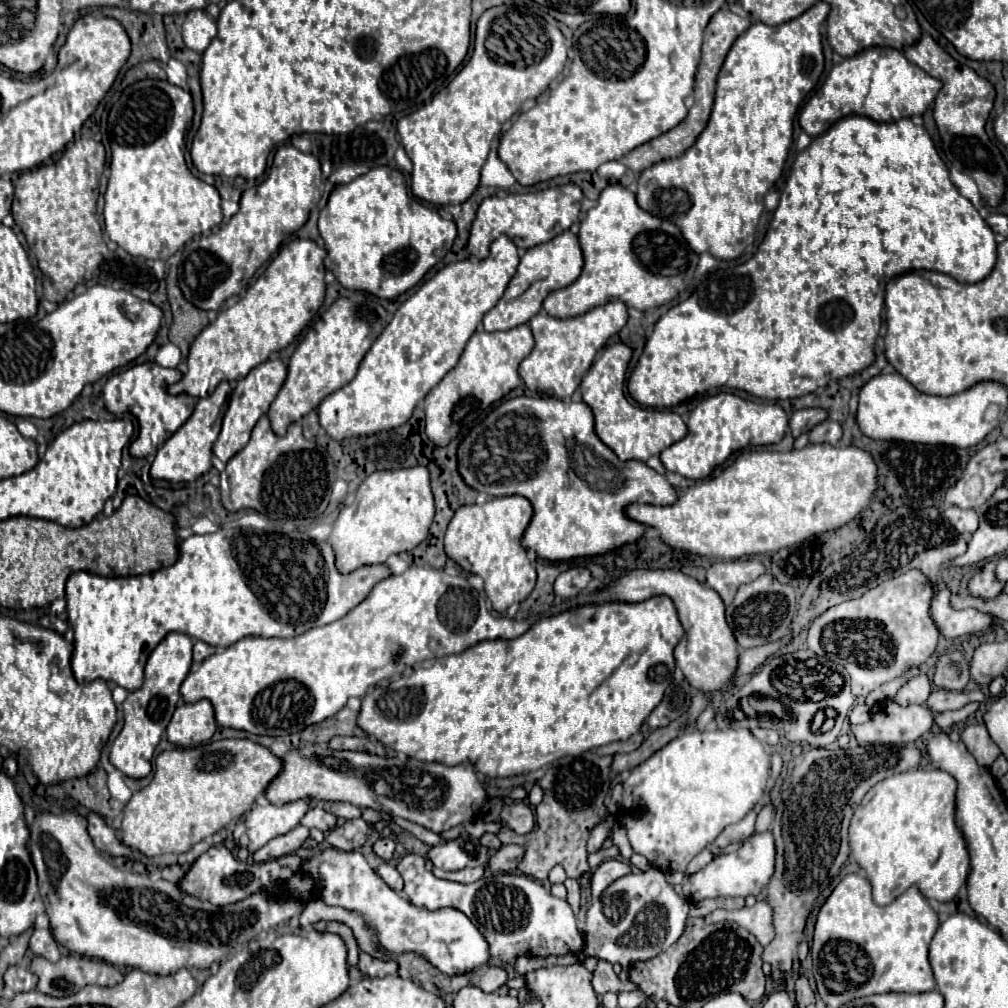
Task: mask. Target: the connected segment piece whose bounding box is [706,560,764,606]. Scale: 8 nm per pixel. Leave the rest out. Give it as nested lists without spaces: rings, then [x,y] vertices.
[[[732,560],[716,562],[708,568],[708,586],[720,594],[726,606],[732,604],[738,586],[756,580],[764,574],[764,564],[760,560]]]

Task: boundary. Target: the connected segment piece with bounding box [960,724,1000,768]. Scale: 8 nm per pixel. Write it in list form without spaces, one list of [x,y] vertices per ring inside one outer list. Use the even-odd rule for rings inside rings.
[[[970,724],[960,734],[960,740],[966,744],[968,752],[976,758],[976,762],[984,768],[990,768],[992,762],[998,758],[1000,748],[992,742],[988,732],[984,732],[982,724]]]

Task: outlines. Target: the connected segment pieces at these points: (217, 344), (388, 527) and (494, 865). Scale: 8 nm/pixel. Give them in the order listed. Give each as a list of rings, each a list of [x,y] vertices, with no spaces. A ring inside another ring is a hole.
[[[298,238],[286,244],[268,264],[266,272],[248,288],[246,296],[222,310],[216,322],[208,324],[196,336],[188,354],[188,372],[180,382],[168,386],[168,392],[204,398],[222,380],[242,380],[252,368],[286,348],[314,320],[324,304],[324,258],[326,250],[314,240]]]
[[[426,466],[372,472],[356,490],[356,500],[344,506],[328,542],[336,552],[336,568],[350,574],[364,564],[384,564],[390,554],[412,550],[428,538],[434,518],[434,498]]]
[[[508,844],[508,846],[502,846],[500,850],[496,850],[490,860],[488,860],[488,868],[492,872],[514,872],[520,858],[522,858],[522,852],[524,848],[522,846],[516,846],[516,844]]]

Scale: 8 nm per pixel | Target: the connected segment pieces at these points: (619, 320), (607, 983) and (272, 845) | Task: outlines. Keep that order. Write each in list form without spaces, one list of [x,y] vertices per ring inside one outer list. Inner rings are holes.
[[[608,302],[604,306],[588,310],[582,316],[566,319],[554,318],[542,309],[530,320],[530,330],[536,344],[532,352],[520,362],[520,378],[532,392],[548,392],[562,400],[570,398],[578,388],[582,376],[594,362],[596,352],[606,344],[608,338],[618,334],[626,322],[628,310],[622,302]]]
[[[598,960],[598,966],[594,970],[594,980],[592,980],[594,992],[596,994],[606,994],[606,992],[632,991],[636,986],[632,982],[622,982],[616,972],[612,970],[612,964],[606,960]]]
[[[296,826],[290,832],[272,838],[266,846],[256,850],[252,854],[252,860],[254,862],[266,862],[266,860],[272,860],[272,858],[280,858],[280,856],[292,854],[308,840],[308,836],[310,836],[310,830],[306,826]]]

